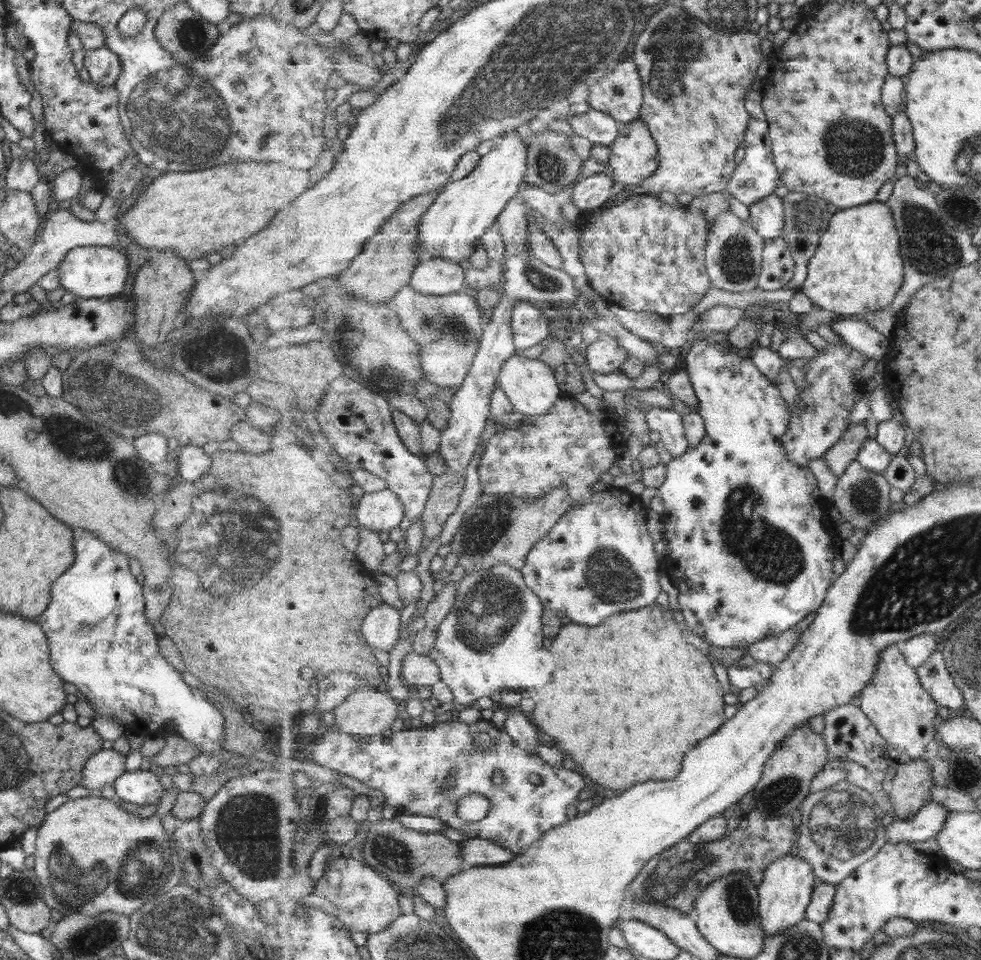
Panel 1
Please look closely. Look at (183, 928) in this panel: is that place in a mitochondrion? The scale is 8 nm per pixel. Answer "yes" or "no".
yes

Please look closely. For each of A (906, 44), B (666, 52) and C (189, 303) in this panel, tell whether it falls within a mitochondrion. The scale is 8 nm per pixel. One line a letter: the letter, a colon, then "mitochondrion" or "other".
A: other
B: mitochondrion
C: other

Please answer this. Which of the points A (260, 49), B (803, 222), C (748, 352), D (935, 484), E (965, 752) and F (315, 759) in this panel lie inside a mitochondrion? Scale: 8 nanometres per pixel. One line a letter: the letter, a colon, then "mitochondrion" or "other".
A: other
B: mitochondrion
C: other
D: other
E: other
F: other

